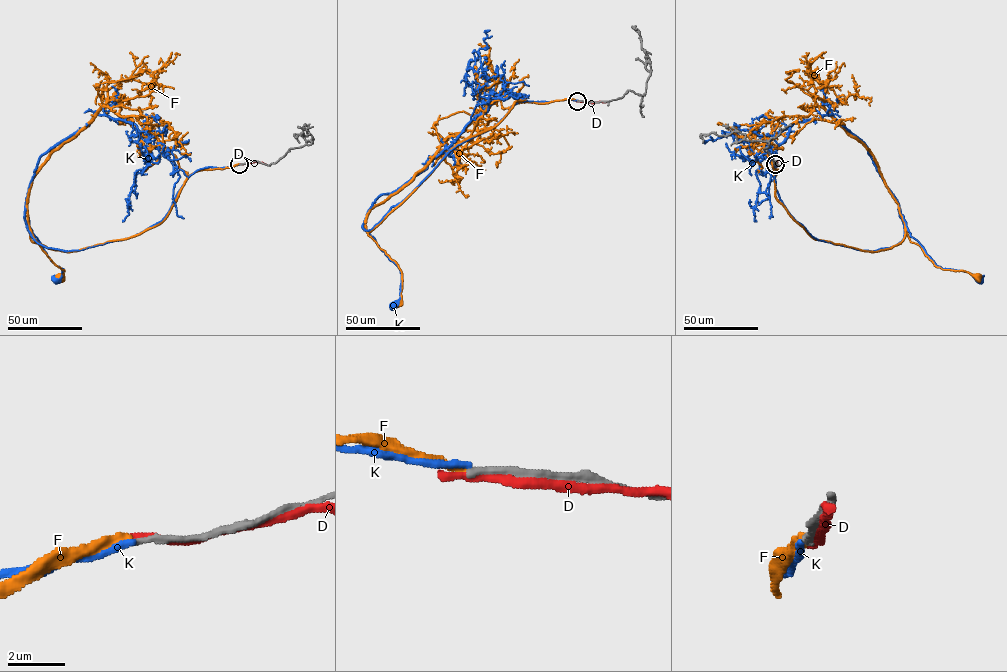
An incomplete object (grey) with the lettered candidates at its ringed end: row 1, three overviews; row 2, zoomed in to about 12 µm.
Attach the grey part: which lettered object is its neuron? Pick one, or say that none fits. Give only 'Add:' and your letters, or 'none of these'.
Add: none of these

